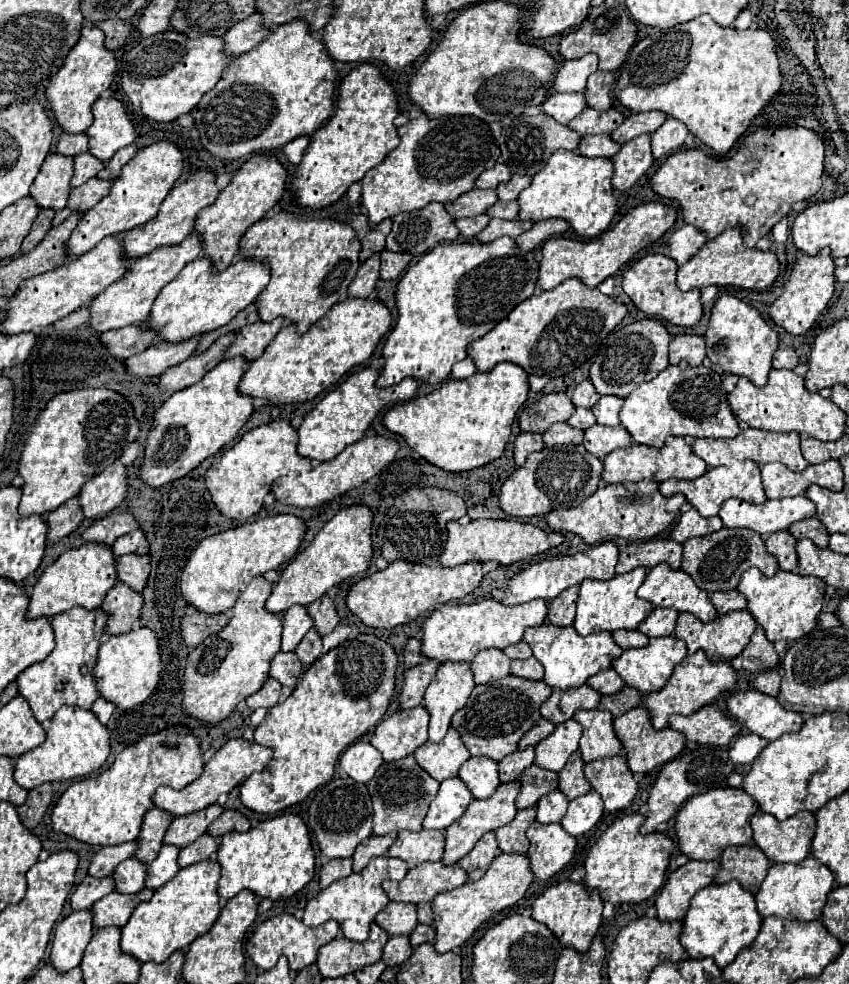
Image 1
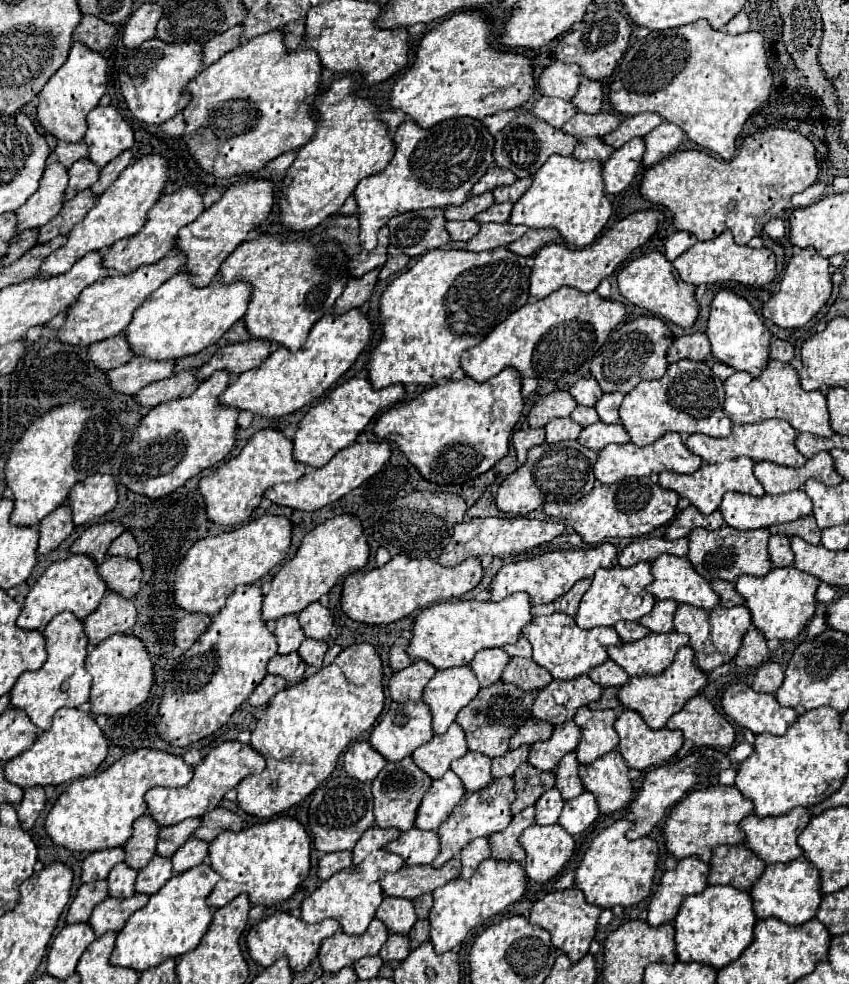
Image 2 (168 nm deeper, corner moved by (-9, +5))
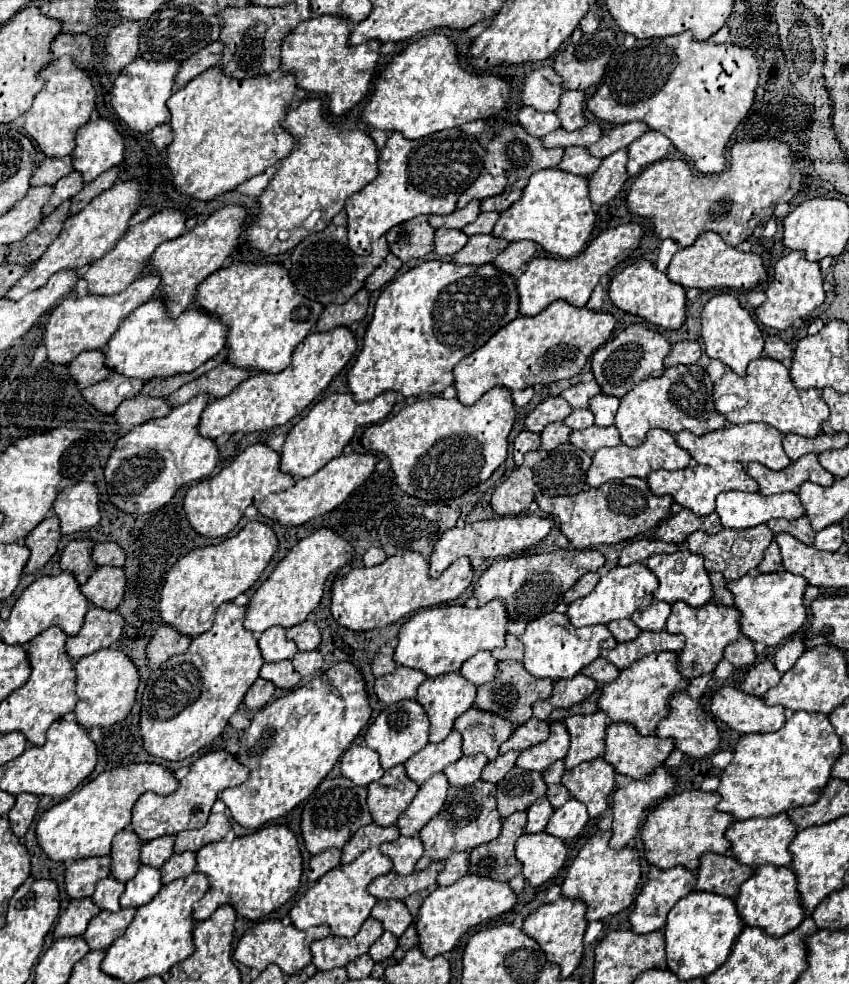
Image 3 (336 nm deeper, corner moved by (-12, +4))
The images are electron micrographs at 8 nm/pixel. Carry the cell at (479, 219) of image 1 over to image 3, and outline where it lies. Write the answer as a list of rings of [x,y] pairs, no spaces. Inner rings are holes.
[[[438,229],[434,241],[436,241],[434,253],[442,259],[450,259],[454,257],[454,253],[458,253],[464,247],[464,243],[468,241],[468,235],[464,235],[464,231],[460,229]]]

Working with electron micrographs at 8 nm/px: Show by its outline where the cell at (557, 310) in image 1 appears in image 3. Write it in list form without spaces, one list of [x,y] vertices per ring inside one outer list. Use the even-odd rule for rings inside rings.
[[[554,301],[534,317],[516,317],[508,327],[502,327],[484,347],[464,357],[454,367],[454,385],[458,399],[472,405],[488,389],[502,385],[510,391],[526,389],[536,383],[548,385],[560,379],[578,375],[588,363],[590,355],[606,343],[616,325],[616,317],[588,307],[572,307],[568,301]]]

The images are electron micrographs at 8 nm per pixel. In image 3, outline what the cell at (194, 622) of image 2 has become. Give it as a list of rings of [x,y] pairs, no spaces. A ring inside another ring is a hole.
[[[162,625],[156,635],[152,637],[150,645],[148,645],[148,661],[150,665],[158,665],[168,661],[174,655],[180,655],[188,649],[192,637],[190,635],[180,635],[180,631],[176,631],[176,627],[168,627]]]

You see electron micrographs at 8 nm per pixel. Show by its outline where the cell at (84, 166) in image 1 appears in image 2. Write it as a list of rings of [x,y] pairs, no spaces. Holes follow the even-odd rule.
[[[87,158],[77,160],[77,164],[73,164],[69,168],[69,184],[65,190],[65,198],[73,198],[77,192],[87,190],[95,180],[99,178],[99,168],[93,166],[93,162],[89,162]]]

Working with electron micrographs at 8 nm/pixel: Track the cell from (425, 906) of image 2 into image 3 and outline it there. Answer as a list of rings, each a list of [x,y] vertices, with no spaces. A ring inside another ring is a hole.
[[[422,891],[422,893],[414,893],[414,895],[410,895],[404,903],[406,903],[406,907],[408,907],[408,911],[416,917],[418,915],[418,911],[420,911],[420,903],[422,903],[422,899],[424,897],[428,897],[428,893],[430,891]]]

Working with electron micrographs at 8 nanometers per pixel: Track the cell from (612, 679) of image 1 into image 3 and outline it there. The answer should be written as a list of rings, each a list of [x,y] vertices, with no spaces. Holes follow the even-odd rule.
[[[598,657],[594,663],[586,665],[586,667],[582,669],[582,673],[588,675],[588,677],[592,677],[598,685],[604,685],[604,683],[616,681],[616,677],[618,677],[620,671],[616,669],[616,665],[608,663],[604,657]]]

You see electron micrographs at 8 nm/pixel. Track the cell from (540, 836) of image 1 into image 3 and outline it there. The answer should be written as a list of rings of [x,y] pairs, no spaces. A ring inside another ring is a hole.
[[[546,831],[528,835],[516,841],[516,857],[522,863],[522,873],[532,887],[548,883],[564,865],[568,847],[560,837]]]

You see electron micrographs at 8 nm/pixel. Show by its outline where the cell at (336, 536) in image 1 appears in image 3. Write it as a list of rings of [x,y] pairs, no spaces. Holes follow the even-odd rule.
[[[322,527],[310,533],[308,537],[298,541],[290,549],[290,553],[278,563],[272,575],[252,595],[248,603],[246,621],[244,621],[246,629],[260,635],[262,631],[274,625],[288,629],[288,627],[302,623],[318,607],[322,593],[324,593],[326,577],[336,573],[344,565],[348,565],[352,559],[354,559],[354,547],[350,545],[350,541],[340,537],[336,531]]]

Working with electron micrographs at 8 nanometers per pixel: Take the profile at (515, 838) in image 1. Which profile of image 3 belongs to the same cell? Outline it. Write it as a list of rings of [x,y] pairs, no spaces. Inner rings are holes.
[[[526,811],[506,817],[498,839],[470,851],[470,873],[486,875],[498,881],[510,881],[518,875],[522,867],[514,855],[514,843],[524,833],[524,823]]]

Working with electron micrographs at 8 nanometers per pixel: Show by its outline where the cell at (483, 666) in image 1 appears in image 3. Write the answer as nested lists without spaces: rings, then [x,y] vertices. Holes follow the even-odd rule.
[[[480,651],[462,665],[460,673],[474,685],[484,685],[496,677],[498,661],[492,657],[490,651]]]

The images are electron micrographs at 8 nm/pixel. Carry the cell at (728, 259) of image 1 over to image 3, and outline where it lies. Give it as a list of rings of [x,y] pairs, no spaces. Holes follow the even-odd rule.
[[[704,233],[696,239],[692,247],[680,249],[670,265],[668,265],[668,279],[674,283],[680,283],[684,287],[732,287],[732,289],[754,289],[760,285],[766,285],[768,273],[764,269],[762,257],[756,253],[742,253],[734,247],[728,247],[724,239],[716,233]]]

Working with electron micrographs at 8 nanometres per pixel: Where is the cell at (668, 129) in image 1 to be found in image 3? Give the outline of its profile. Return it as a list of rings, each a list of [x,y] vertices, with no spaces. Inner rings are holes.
[[[648,131],[628,147],[628,175],[634,177],[648,165],[660,161],[670,147],[670,139],[658,131]]]

